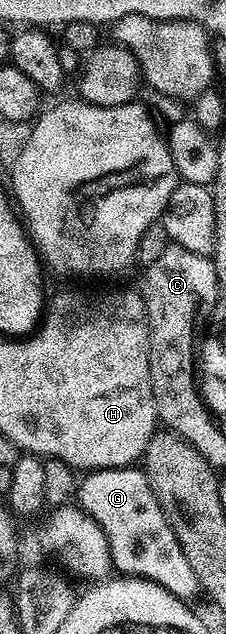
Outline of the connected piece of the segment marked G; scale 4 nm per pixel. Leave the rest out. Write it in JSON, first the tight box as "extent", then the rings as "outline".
{"extent":[77,465,201,601],"outline":[[[132,465],[86,472],[77,483],[77,506],[103,531],[107,538],[110,566],[114,570],[116,567],[119,570],[116,572],[120,576],[148,579],[184,601],[191,601],[195,594],[197,596],[200,594],[201,588],[197,581],[197,573],[193,573],[189,560],[185,557],[185,549],[181,549],[181,545],[177,541],[177,533],[173,533],[173,529],[169,525],[169,521],[149,485],[146,471]]]}

